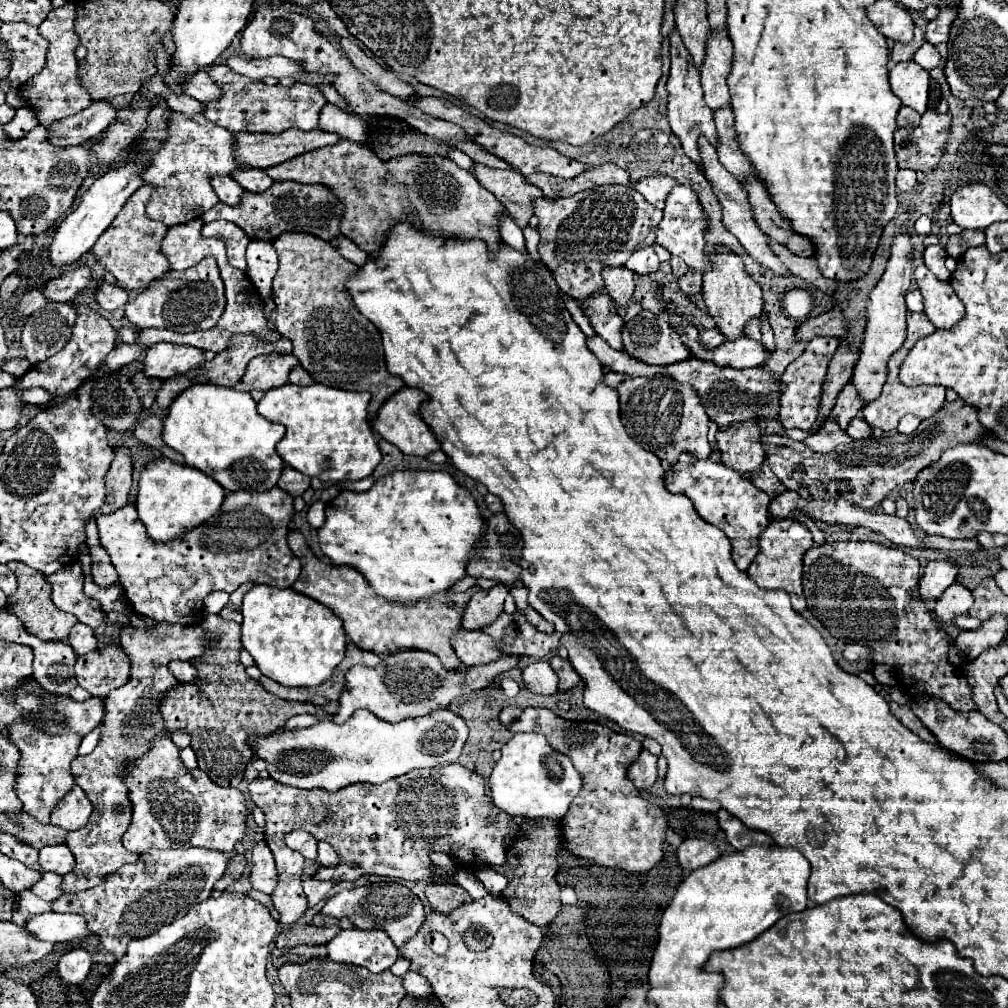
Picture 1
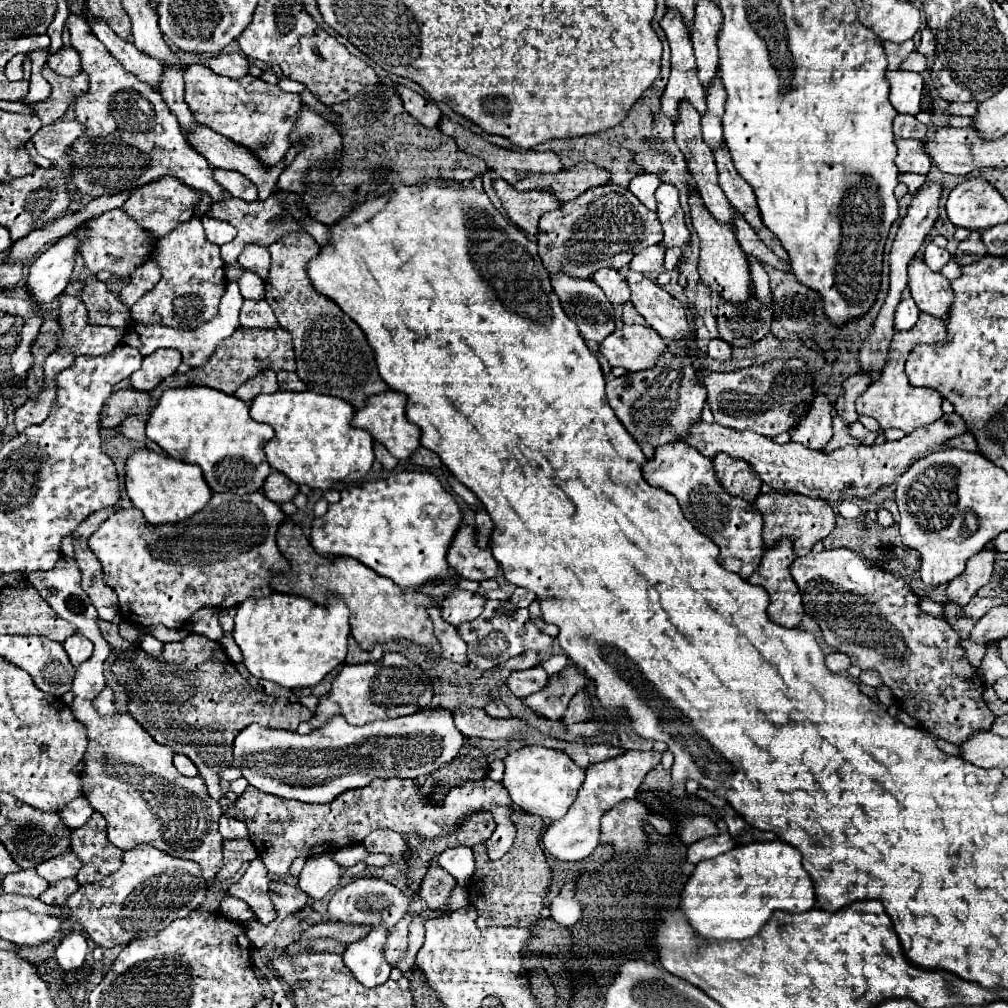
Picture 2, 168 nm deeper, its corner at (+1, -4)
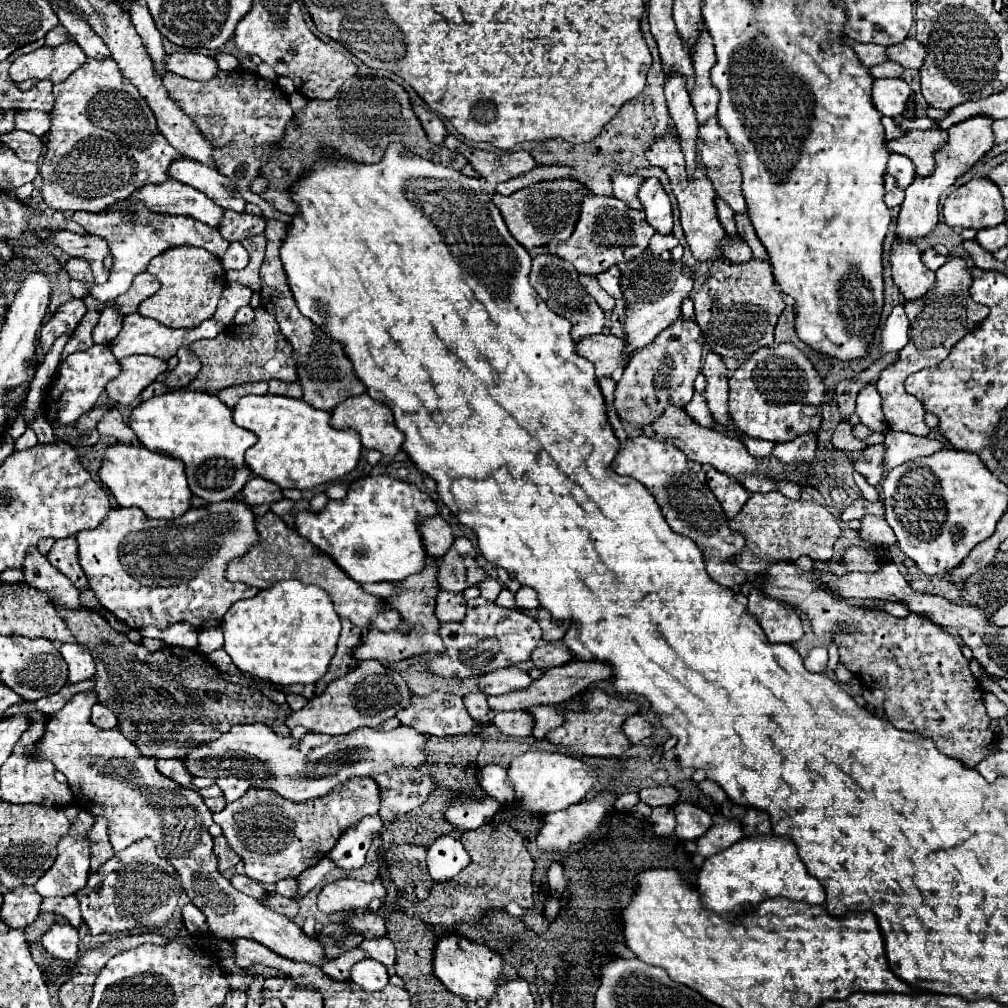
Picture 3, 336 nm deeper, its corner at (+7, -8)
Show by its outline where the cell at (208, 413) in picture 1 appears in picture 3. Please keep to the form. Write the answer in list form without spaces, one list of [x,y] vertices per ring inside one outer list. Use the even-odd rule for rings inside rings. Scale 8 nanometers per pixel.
[[[173,390],[155,396],[133,408],[129,426],[145,448],[183,460],[191,492],[207,502],[235,498],[251,478],[251,470],[245,462],[245,450],[257,442],[257,436],[239,428],[233,422],[231,408],[227,408],[215,394]]]

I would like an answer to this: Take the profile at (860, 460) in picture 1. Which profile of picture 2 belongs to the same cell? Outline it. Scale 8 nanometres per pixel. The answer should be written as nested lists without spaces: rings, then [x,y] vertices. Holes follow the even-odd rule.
[[[945,414],[931,426],[925,426],[921,430],[915,430],[913,434],[897,440],[897,442],[881,442],[871,446],[847,446],[841,450],[835,450],[831,454],[811,450],[803,444],[777,444],[767,436],[759,436],[755,432],[739,432],[725,426],[719,426],[717,422],[695,422],[695,430],[691,430],[691,438],[687,438],[687,444],[697,448],[703,456],[713,458],[719,452],[729,454],[731,458],[745,460],[757,478],[779,492],[799,492],[809,498],[821,498],[827,502],[839,502],[845,496],[851,498],[867,498],[875,490],[879,490],[885,484],[893,484],[899,474],[903,474],[909,464],[925,456],[933,450],[939,450],[945,446],[945,440],[959,436],[967,430],[963,418],[957,414]]]

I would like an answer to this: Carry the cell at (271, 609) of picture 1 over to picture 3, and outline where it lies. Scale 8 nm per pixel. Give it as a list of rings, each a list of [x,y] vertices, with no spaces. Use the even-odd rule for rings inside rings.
[[[285,580],[269,590],[261,590],[255,598],[235,602],[223,616],[221,630],[225,634],[223,648],[241,672],[283,686],[315,684],[329,670],[341,620],[325,590]]]

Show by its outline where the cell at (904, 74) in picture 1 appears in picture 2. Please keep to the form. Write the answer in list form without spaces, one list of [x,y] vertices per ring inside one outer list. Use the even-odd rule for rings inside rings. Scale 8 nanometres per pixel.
[[[887,72],[887,80],[891,84],[889,100],[893,108],[899,114],[911,114],[915,116],[919,112],[921,102],[921,90],[923,90],[923,78],[917,72]]]

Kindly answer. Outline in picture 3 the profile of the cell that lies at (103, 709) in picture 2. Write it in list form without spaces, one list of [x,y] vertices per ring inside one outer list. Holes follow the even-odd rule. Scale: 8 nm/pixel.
[[[97,702],[91,710],[91,720],[95,722],[95,726],[103,726],[103,728],[115,728],[117,726],[117,716],[113,714],[113,710],[109,710],[105,704],[101,706],[101,702]]]

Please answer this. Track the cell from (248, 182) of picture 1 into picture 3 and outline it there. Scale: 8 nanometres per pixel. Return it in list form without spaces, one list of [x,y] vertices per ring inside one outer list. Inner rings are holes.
[[[181,158],[181,162],[173,162],[173,180],[201,190],[221,208],[231,208],[235,212],[245,210],[245,200],[237,186],[215,168],[193,162],[189,158]]]

